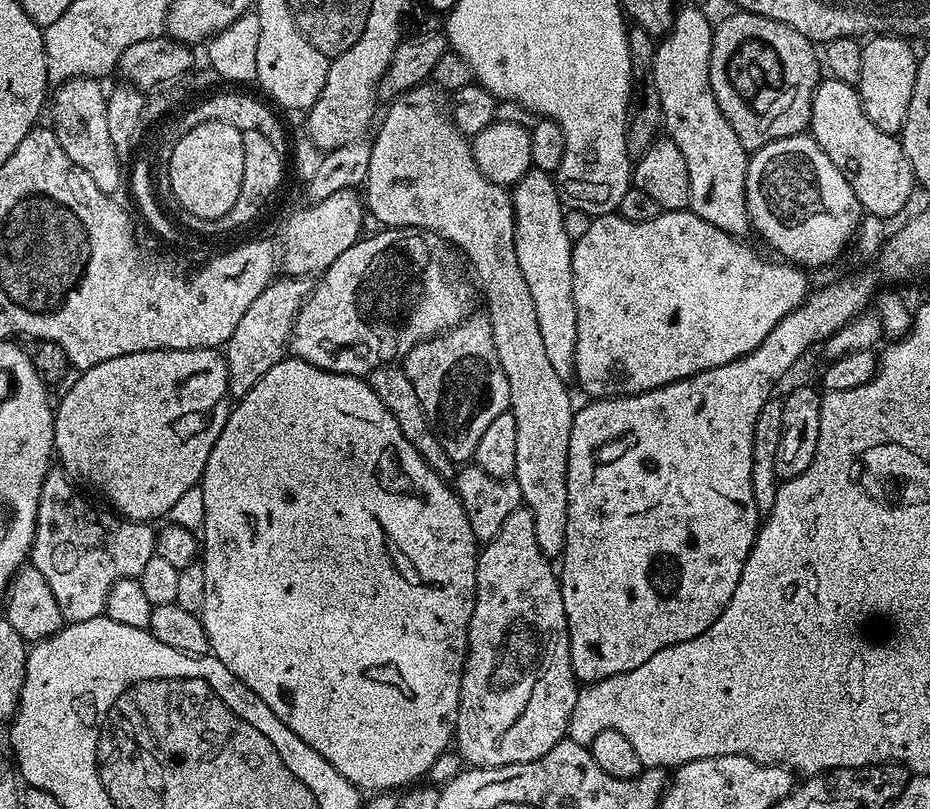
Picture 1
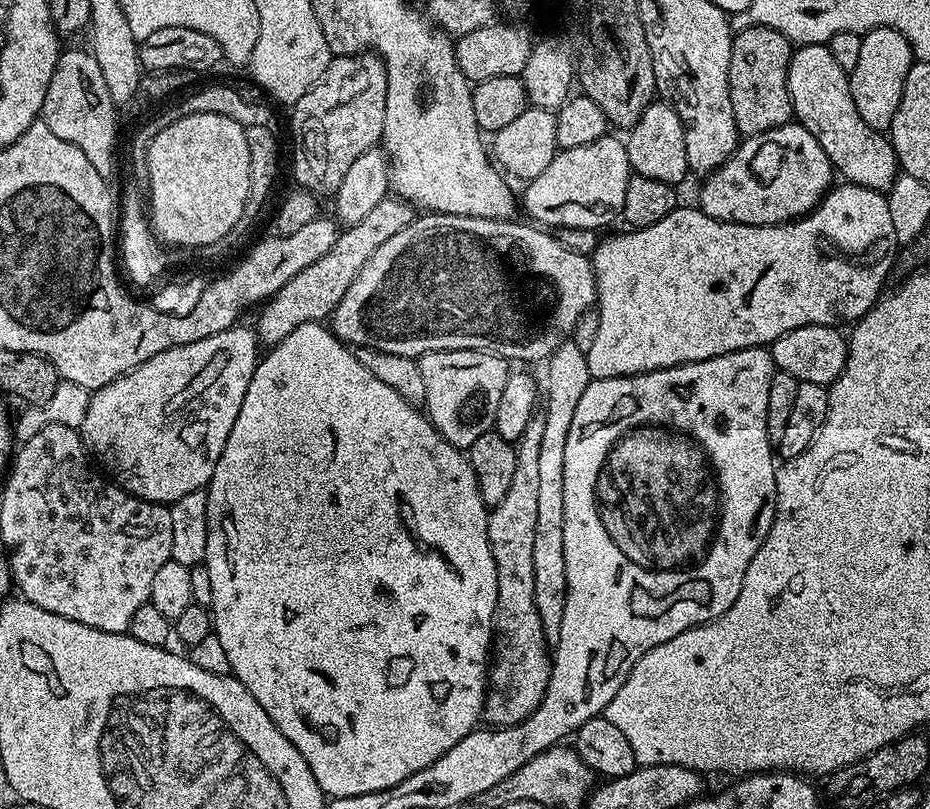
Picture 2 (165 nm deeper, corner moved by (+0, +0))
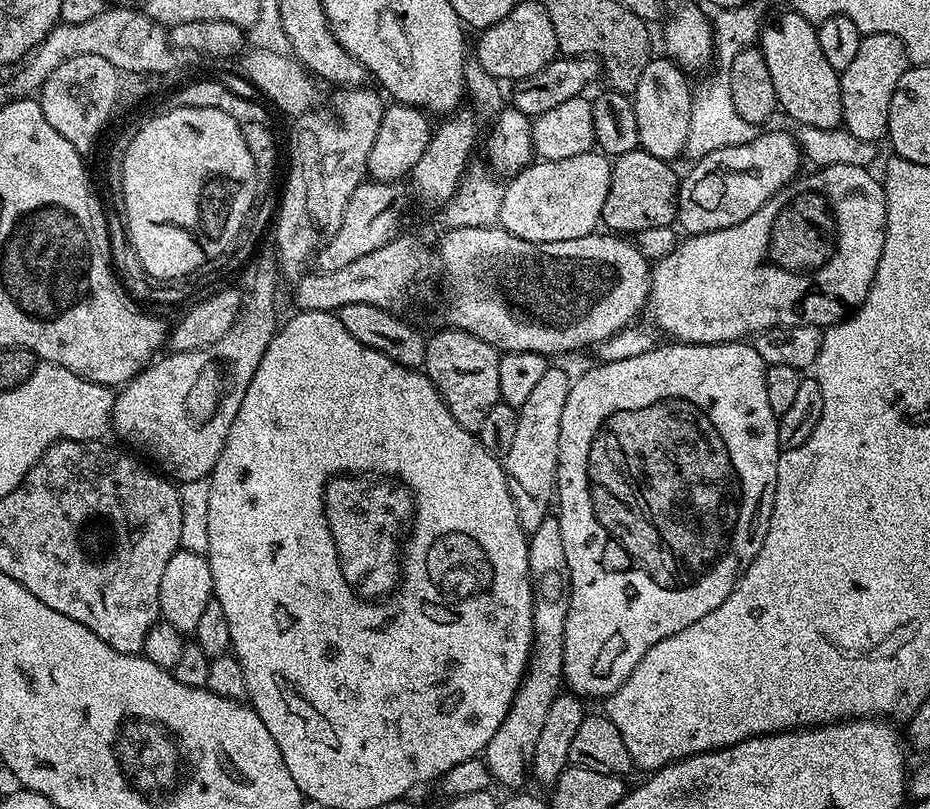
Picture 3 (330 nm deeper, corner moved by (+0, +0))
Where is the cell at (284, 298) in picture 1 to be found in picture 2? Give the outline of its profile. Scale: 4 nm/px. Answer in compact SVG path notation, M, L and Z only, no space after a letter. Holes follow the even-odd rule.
M385 198L362 218L362 222L347 225L337 235L334 246L318 258L318 262L313 262L311 266L306 266L306 270L298 270L286 286L282 286L269 296L266 303L259 309L260 317L254 323L254 331L259 343L264 346L271 346L282 342L290 330L298 330L298 326L311 324L313 322L324 322L332 315L332 311L342 302L342 294L350 290L350 282L358 278L358 270L366 266L366 262L386 242L389 238L394 238L398 230L406 230L414 218L413 205L406 200L399 198Z

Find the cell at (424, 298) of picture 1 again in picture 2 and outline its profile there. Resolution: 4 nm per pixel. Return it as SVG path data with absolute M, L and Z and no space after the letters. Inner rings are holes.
M420 214L406 226L406 230L398 230L394 238L382 242L378 250L358 270L358 278L350 282L350 290L342 294L342 302L332 311L330 327L332 333L349 346L356 348L373 348L386 350L386 354L402 354L419 358L427 352L453 352L473 348L479 352L494 352L509 362L515 360L547 361L558 345L565 343L568 336L576 328L576 323L583 318L596 302L596 272L592 269L592 261L585 253L566 250L562 242L556 240L551 231L540 226L515 224L515 219L491 220L477 216L455 216L454 214Z

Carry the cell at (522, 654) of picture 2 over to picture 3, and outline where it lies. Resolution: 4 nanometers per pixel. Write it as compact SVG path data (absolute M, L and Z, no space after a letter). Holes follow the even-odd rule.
M549 366L545 376L534 385L534 391L518 409L518 431L514 442L502 458L504 473L508 475L508 489L514 498L514 510L518 510L518 522L525 533L538 530L538 526L550 514L548 503L553 503L558 470L558 442L562 434L562 410L566 398L570 398L573 377L562 369Z

